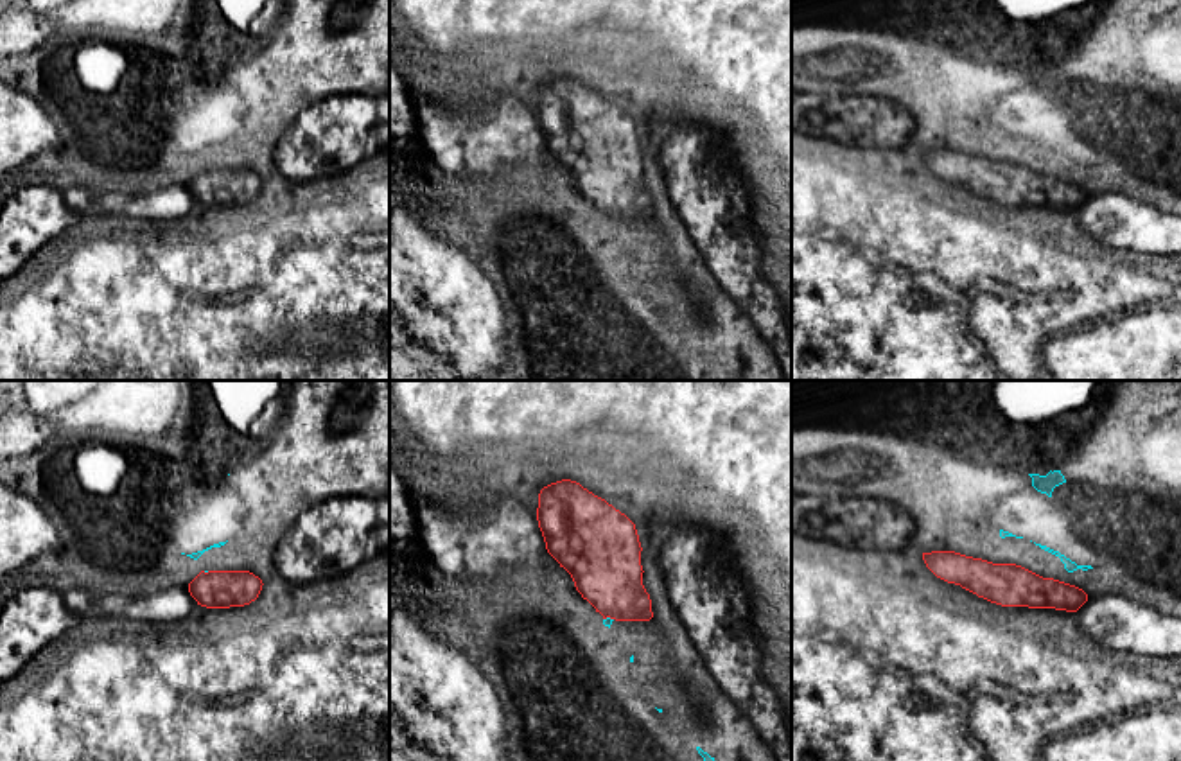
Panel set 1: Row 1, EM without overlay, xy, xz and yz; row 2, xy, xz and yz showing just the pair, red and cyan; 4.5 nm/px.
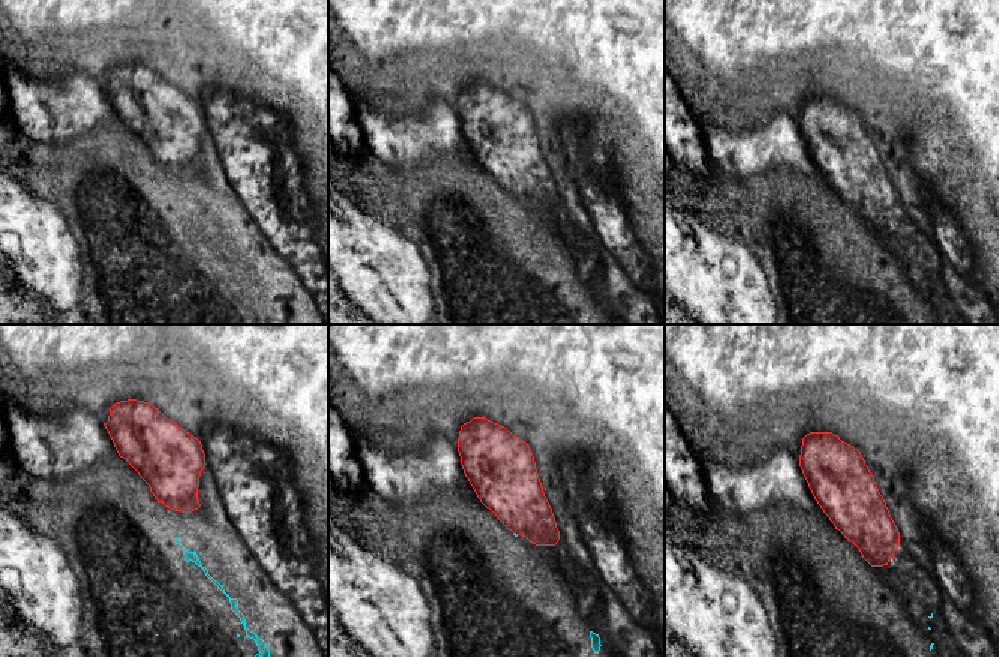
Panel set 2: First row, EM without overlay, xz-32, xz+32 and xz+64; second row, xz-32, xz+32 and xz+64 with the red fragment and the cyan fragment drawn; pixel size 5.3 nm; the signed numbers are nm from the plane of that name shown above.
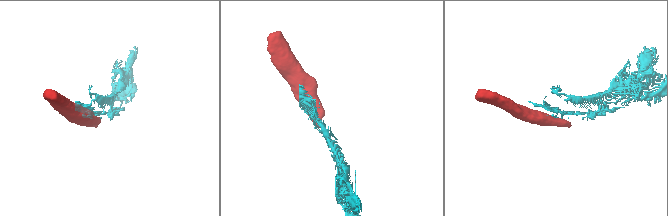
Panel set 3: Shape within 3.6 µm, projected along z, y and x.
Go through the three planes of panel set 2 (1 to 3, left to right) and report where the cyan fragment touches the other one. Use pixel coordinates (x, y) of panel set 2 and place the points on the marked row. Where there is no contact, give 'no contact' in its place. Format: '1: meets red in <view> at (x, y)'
1: no contact
2: meets red in xz+32 at (515, 533)
3: no contact

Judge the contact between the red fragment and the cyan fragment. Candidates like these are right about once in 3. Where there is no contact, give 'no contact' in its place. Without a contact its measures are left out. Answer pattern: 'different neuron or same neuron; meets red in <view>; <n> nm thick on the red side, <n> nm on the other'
different neuron; meets red in xz; 320 nm thick on the red side, 40 nm on the other

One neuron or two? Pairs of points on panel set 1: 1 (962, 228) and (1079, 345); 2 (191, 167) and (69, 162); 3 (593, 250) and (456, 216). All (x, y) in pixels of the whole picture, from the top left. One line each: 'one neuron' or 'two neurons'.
1: two neurons
2: one neuron
3: one neuron

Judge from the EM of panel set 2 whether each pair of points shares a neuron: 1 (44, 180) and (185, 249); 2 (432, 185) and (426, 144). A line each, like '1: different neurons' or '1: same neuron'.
1: same neuron
2: different neurons

